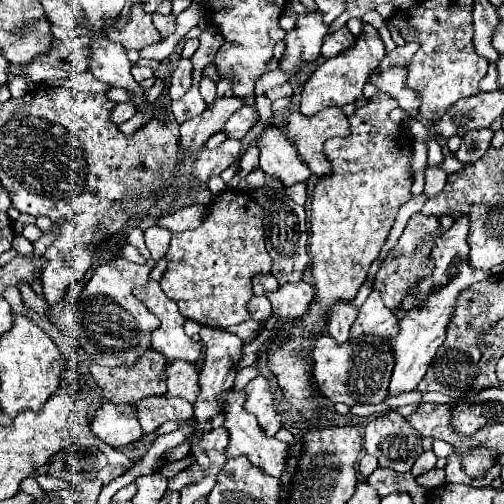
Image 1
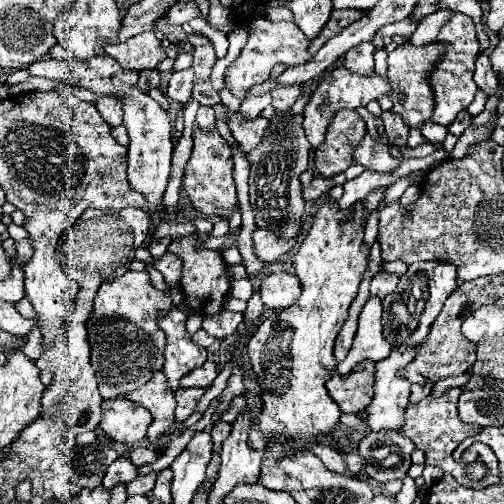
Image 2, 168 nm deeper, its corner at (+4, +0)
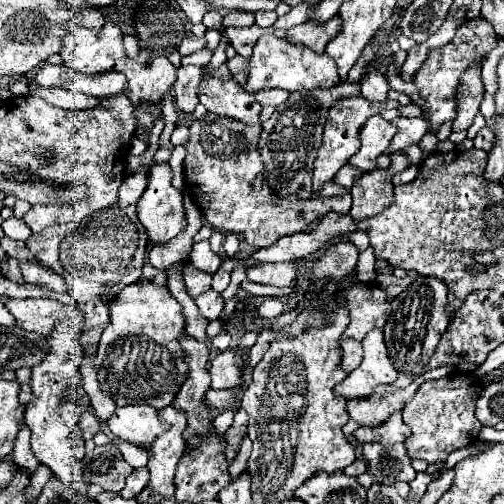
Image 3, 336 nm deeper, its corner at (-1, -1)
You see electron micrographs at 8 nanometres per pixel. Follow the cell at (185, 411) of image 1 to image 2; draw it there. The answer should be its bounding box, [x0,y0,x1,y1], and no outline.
[176,388,204,422]

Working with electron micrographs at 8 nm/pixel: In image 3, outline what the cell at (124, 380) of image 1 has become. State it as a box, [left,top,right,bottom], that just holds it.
[137,405,185,501]

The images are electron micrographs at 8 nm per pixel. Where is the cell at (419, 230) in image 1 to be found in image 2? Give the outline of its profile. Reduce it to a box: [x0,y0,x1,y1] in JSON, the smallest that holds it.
[370,270,398,300]

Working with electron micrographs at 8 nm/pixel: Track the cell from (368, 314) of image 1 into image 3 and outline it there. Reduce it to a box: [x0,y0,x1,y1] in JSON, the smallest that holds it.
[335,327,397,399]

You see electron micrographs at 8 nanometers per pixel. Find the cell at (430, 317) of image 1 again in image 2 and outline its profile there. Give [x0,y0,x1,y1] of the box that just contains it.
[366,348,416,432]

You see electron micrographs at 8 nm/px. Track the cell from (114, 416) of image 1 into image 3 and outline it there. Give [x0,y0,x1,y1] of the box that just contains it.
[107,405,167,447]

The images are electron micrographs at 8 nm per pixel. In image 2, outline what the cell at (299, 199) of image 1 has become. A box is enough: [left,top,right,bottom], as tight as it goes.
[304,174,346,200]

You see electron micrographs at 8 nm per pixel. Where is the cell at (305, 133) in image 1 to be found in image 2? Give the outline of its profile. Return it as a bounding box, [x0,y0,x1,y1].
[314,110,366,178]

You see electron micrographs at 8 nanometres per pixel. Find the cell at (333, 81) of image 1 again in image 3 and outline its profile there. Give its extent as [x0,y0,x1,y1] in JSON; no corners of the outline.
[313,95,397,191]

